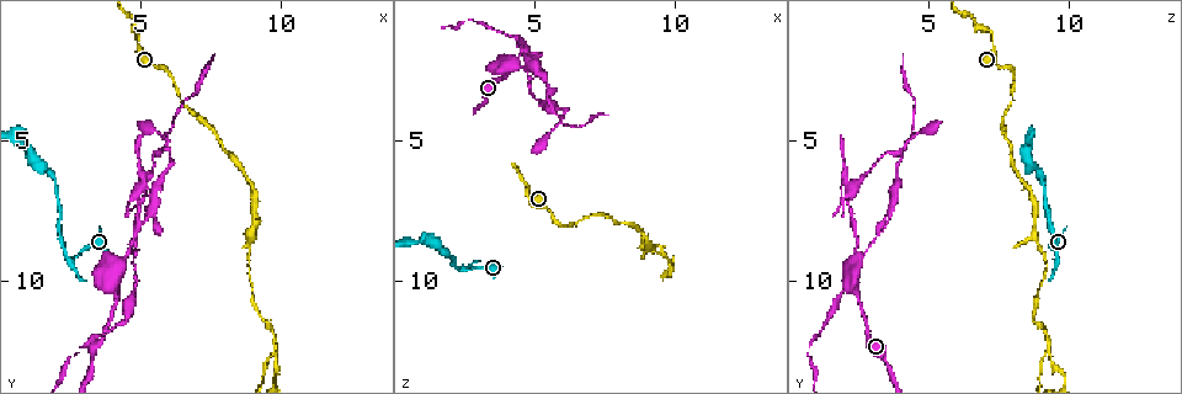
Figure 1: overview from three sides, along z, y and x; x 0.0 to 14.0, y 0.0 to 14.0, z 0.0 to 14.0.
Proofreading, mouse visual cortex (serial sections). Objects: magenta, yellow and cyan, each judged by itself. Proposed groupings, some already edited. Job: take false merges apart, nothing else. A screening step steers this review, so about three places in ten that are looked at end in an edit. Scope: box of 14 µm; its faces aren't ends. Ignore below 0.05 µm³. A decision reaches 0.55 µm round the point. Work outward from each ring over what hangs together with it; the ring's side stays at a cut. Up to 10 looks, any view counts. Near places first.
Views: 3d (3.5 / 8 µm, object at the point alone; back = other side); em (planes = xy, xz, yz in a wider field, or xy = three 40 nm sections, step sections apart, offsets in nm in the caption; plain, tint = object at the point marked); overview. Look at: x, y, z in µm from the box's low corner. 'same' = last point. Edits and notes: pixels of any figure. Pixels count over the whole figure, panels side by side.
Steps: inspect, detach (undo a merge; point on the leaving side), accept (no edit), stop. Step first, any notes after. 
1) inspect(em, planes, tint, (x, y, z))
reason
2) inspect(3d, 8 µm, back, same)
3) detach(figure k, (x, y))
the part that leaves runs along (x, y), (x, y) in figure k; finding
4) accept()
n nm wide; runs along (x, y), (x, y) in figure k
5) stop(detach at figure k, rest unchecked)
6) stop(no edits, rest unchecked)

inspect(3d, 3.5 µm, (4.0, 10.1, 2.2))
sudden change in width

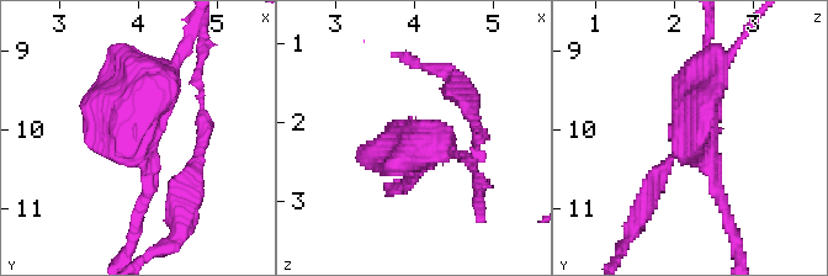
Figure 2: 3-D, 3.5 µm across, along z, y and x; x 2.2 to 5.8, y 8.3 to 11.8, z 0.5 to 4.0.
inspect(em, xy, step 1, tint, (4.00, 10.05, 2.25))

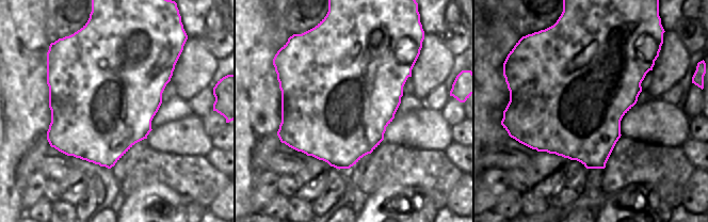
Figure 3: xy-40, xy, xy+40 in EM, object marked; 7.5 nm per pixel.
inspect(em, xy, step 3, tint, same)

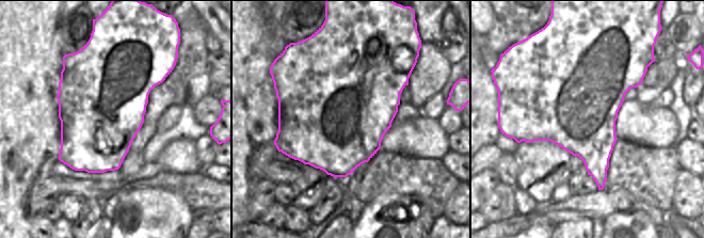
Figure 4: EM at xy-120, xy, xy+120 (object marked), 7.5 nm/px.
accept()
one cell here

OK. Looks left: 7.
inspect(3d, 3.5 µm, (5.0, 6.7, 2.2))
arms part here

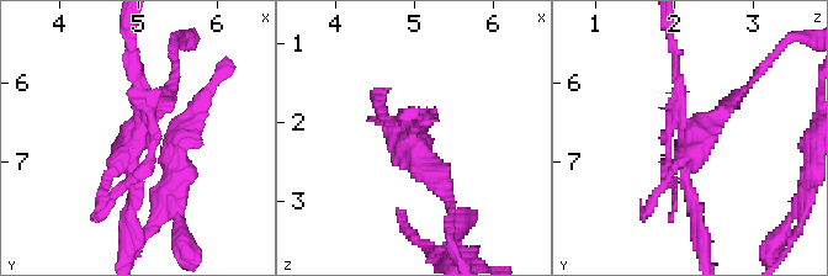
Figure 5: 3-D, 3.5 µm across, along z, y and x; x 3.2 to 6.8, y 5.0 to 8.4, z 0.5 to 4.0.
inspect(em, xy, step 1, tint, (4.95, 6.70, 2.25))

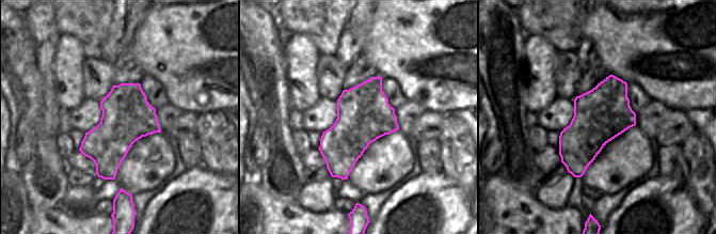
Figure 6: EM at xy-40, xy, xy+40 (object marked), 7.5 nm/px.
detach(figure 5, (169, 106))
400 nm wide; the part that leaves runs along (688, 157), (700, 129), (754, 80) in figure 5; two cells meet here

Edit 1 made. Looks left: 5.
inspect(3d, 3.5 µm, (9.8, 12.4, 9.2))
arms part here

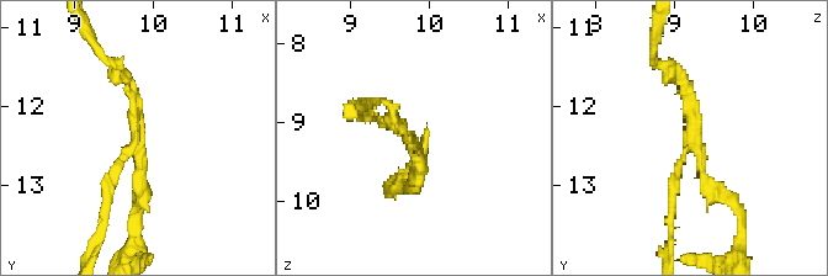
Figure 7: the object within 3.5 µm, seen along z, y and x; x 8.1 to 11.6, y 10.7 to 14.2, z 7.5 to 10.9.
inspect(em, xy, step 5, tint, (9.80, 12.30, 9.30))
3 arms; arms of 150, 150, 200 nm; now the EM

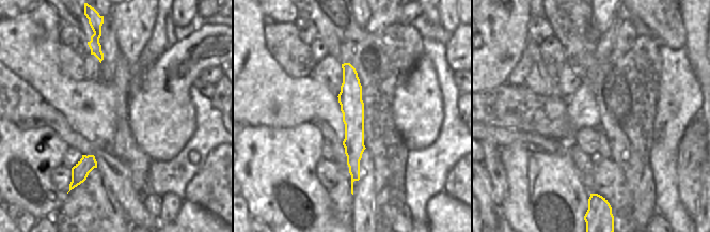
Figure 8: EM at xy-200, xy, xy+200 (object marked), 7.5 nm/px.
detach(figure 7, (673, 190))
the part that leaves runs along (685, 157), (672, 187), (669, 255) in figure 7; a second cell is stuck on

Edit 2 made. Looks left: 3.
inspect(overview)
redraw

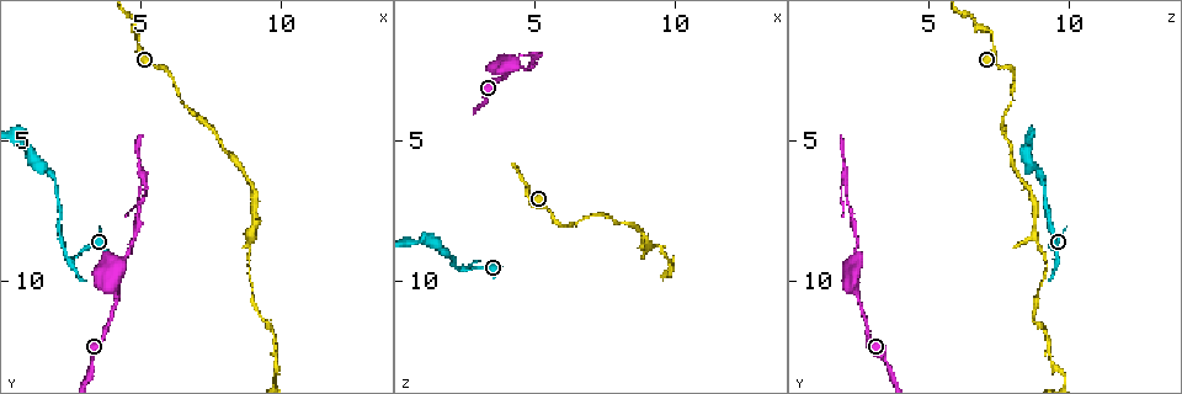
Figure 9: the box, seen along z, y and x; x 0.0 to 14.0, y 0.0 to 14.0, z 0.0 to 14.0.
inspect(3d, 8 µm, back, (2.7, 9.2, 9.6))
abrupt turn

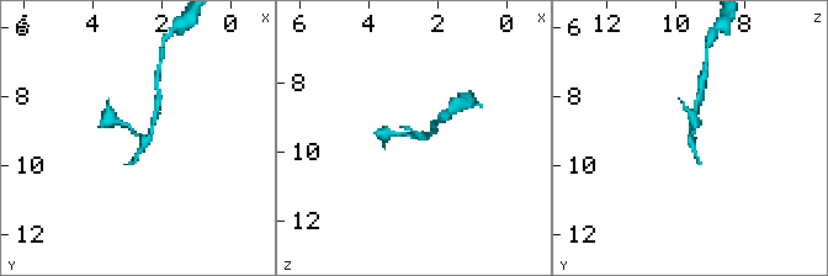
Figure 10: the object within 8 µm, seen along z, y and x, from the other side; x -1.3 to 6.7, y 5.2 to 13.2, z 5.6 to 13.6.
inspect(em, xy, step 3, tint, (2.7, 9.1, 9.6))

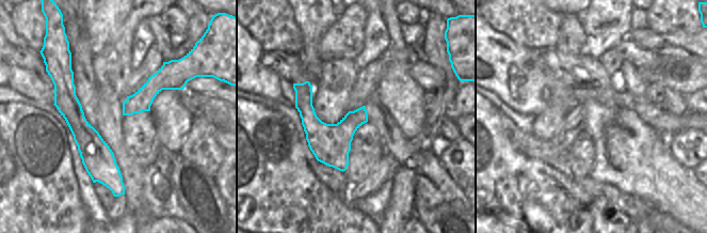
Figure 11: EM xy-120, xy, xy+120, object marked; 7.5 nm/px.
accept()
240 nm wide; runs along (109, 117), (144, 141), (154, 113) in figure 10; one cell here

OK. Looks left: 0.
stop(detach at figure 5, detach at figure 7, rest unchecked)

